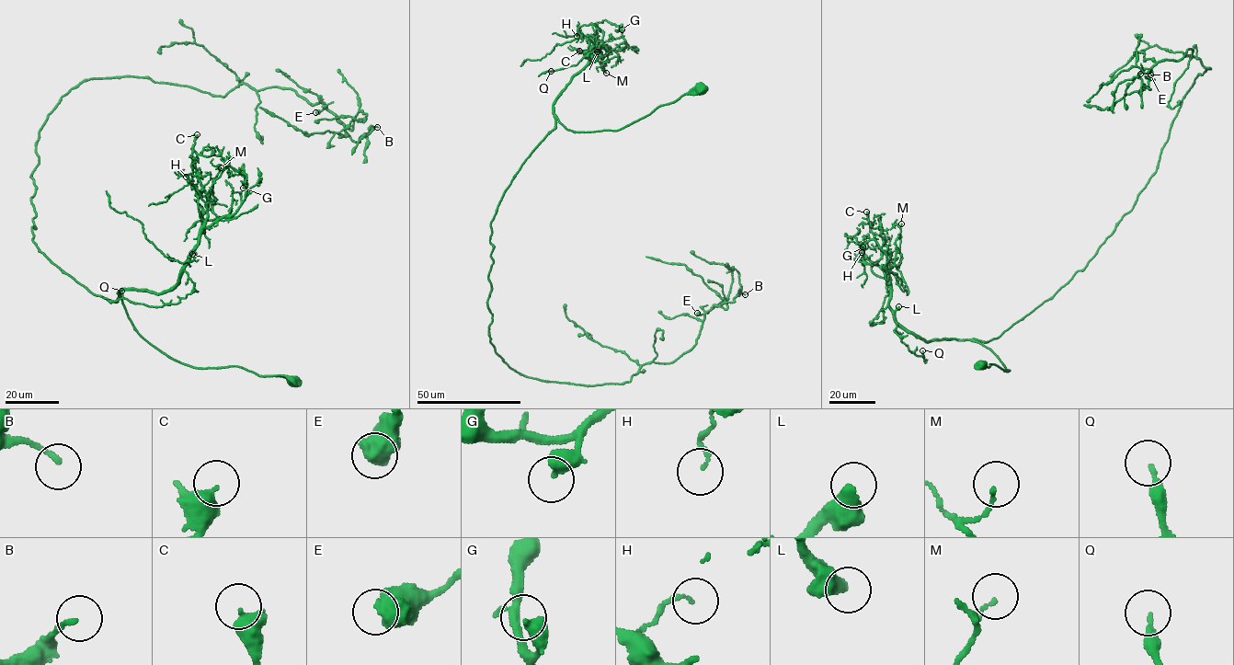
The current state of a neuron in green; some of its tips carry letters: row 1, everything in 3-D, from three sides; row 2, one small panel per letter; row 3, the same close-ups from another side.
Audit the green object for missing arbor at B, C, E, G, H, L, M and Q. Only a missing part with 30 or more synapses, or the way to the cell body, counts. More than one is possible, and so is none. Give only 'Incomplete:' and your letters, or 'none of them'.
Incomplete: L

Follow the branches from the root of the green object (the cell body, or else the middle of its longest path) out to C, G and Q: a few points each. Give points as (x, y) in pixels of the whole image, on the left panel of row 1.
C: (292, 380), (175, 361), (140, 335), (119, 293), (171, 289), (194, 249), (203, 223), (191, 180), (197, 134)
G: (292, 380), (175, 361), (140, 335), (119, 293), (171, 289), (199, 234), (236, 212), (243, 188)
Q: (292, 380), (195, 368), (144, 340), (119, 291), (166, 291), (184, 271), (193, 291), (176, 303), (121, 291)

